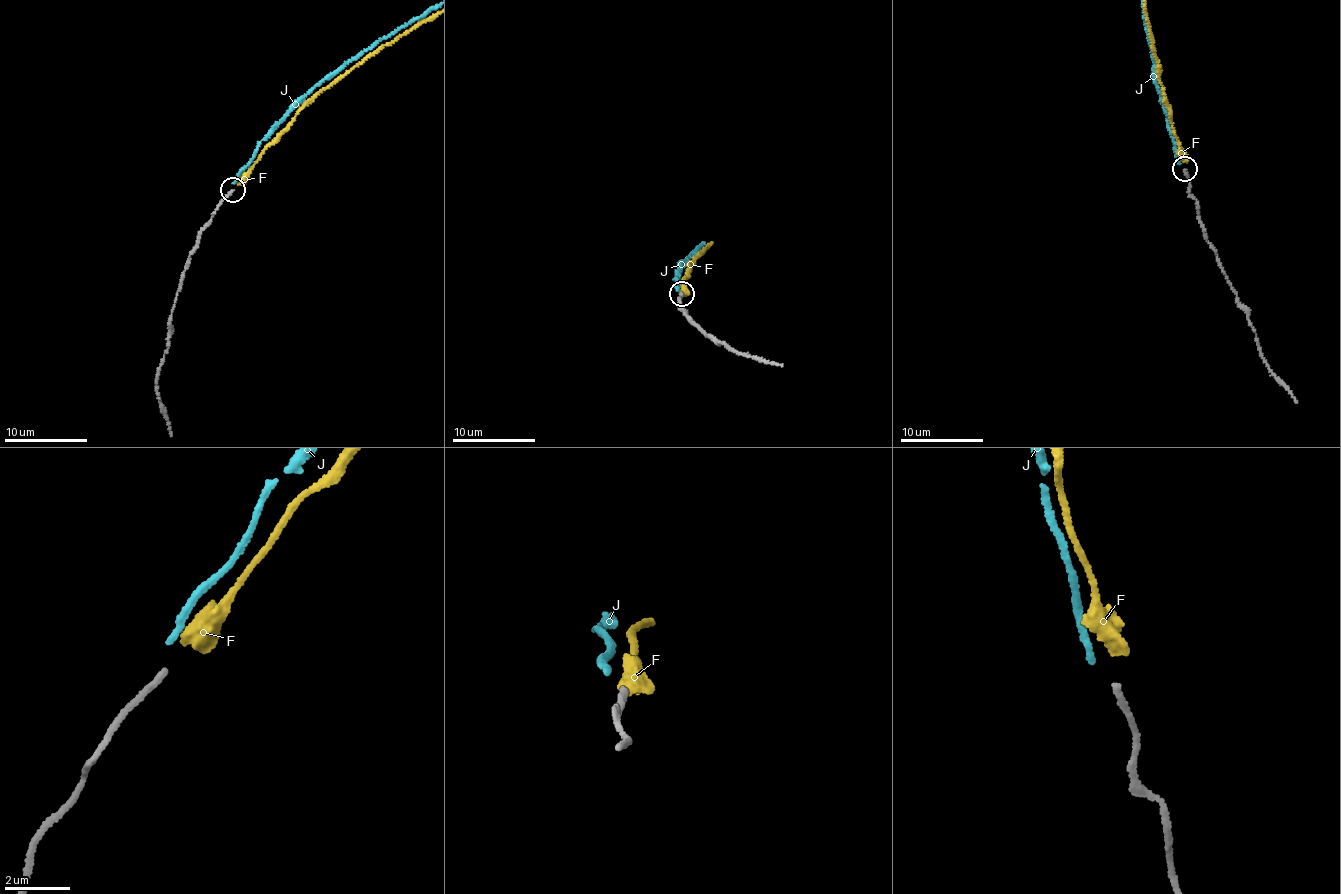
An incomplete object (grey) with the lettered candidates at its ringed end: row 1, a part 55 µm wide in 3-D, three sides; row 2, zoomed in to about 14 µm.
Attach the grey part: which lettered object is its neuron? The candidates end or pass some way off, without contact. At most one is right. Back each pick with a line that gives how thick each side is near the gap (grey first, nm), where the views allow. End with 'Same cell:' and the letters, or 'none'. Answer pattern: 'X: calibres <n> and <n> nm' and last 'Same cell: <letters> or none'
F: calibres 200 and 500 nm
Same cell: F

